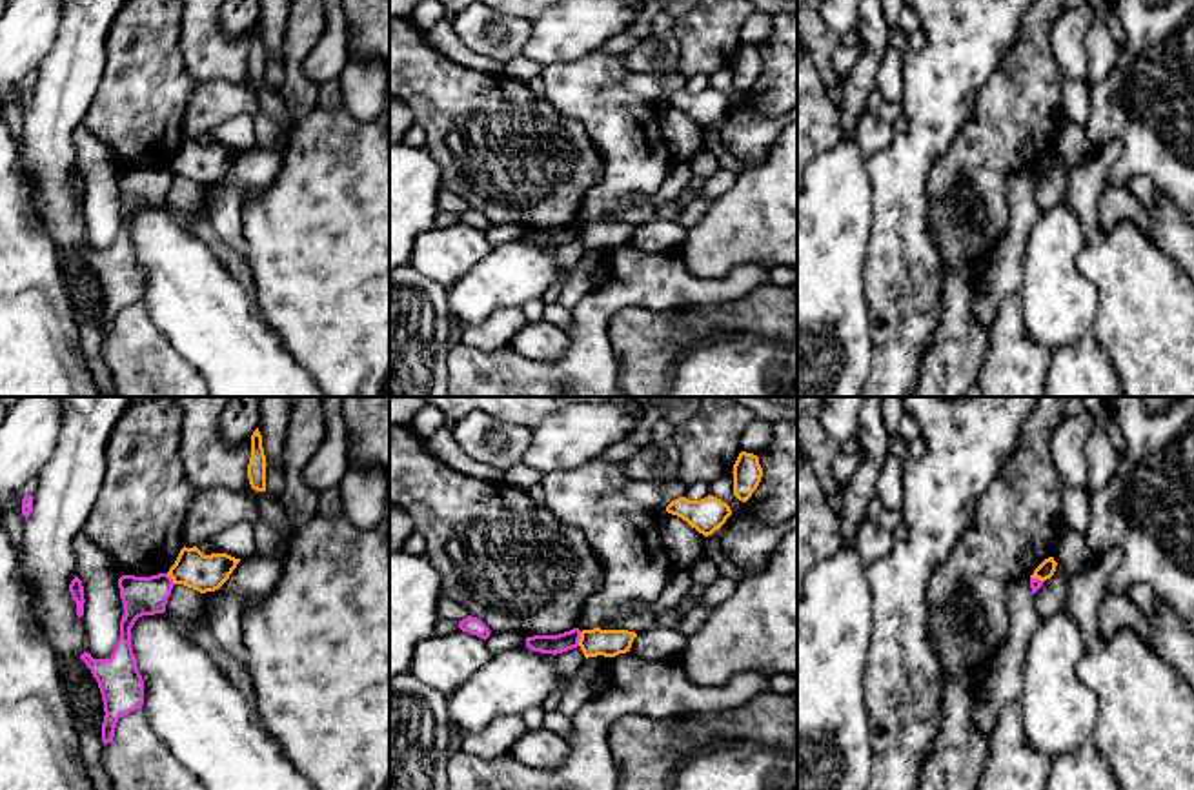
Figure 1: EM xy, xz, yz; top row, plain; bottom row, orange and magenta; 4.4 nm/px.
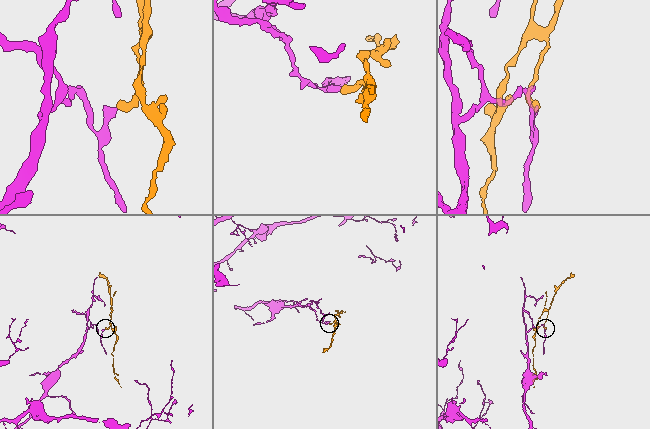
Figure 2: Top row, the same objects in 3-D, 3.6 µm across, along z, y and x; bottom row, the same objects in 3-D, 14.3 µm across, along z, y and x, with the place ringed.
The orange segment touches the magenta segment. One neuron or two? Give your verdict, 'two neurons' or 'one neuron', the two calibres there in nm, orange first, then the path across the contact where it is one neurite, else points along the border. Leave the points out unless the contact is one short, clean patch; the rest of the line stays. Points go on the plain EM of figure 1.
two neurons; 120 nm thick on the orange side, 80 nm on the other; border along xz (581, 224), (577, 237)

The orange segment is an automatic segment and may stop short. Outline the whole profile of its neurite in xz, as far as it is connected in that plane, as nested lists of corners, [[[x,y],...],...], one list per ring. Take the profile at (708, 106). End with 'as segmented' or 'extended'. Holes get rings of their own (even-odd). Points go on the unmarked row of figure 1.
[[[713,87],[701,93],[679,89],[666,98],[666,104],[681,109],[704,129],[719,122],[732,107],[730,98]]]; as segmented

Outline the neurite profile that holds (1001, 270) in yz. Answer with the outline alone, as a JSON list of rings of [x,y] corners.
[[[1021,169],[1007,178],[1008,187],[1008,226],[985,253],[974,279],[974,320],[992,326],[999,304],[1010,293],[1019,293],[1023,282],[1023,255],[1028,235],[1039,217],[1034,197],[1030,169]]]

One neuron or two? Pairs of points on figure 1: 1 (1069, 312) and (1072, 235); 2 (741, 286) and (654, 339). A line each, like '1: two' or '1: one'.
1: one
2: two

